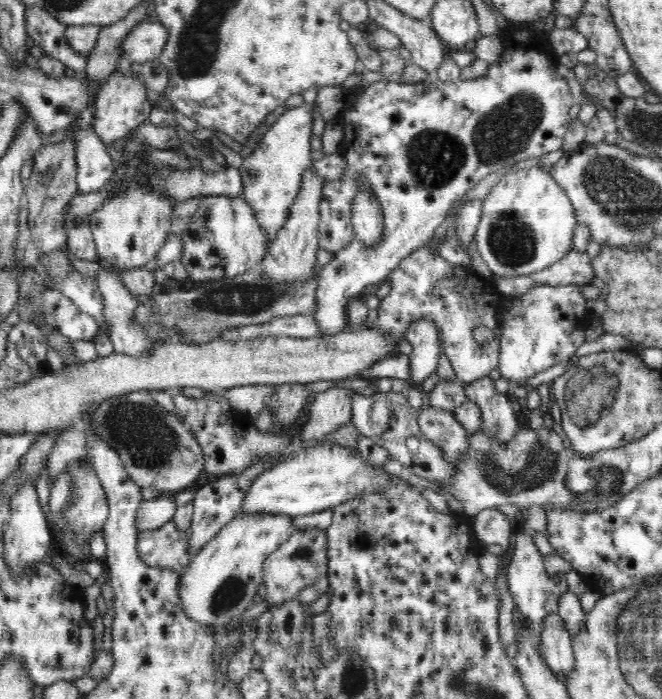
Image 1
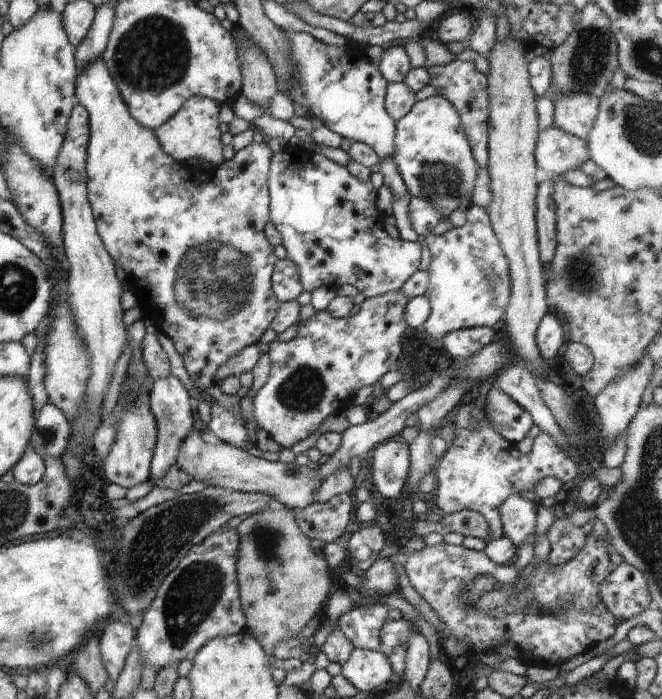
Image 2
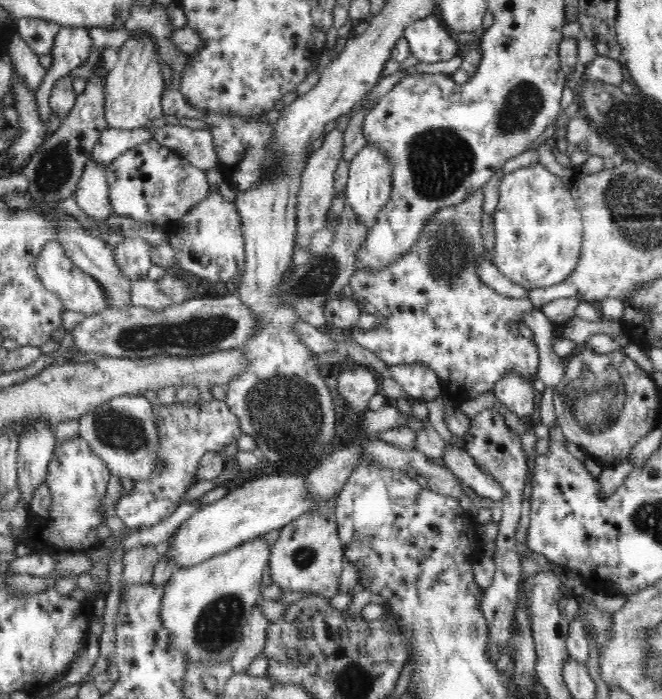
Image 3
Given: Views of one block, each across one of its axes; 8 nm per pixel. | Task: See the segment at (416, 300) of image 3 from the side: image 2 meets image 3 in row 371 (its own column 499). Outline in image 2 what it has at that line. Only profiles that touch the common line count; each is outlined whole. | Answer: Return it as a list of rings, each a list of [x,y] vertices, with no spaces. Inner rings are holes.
[[[464,401],[451,415],[455,435],[434,470],[438,480],[438,491],[436,489],[434,492],[435,503],[446,514],[464,509],[480,513],[488,523],[490,539],[496,539],[504,534],[498,510],[508,496],[532,492],[534,486],[547,476],[554,476],[566,484],[576,478],[578,470],[576,460],[570,454],[562,452],[546,432],[540,431],[534,438],[531,451],[522,454],[513,442],[508,442],[494,430],[488,418],[474,420],[472,409],[478,403],[480,401],[470,401],[469,404]]]

